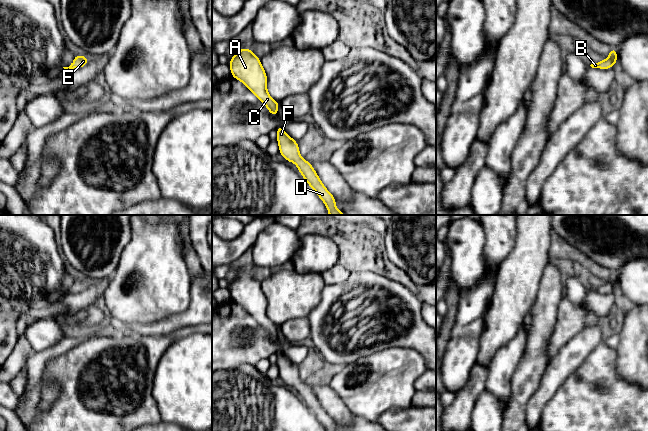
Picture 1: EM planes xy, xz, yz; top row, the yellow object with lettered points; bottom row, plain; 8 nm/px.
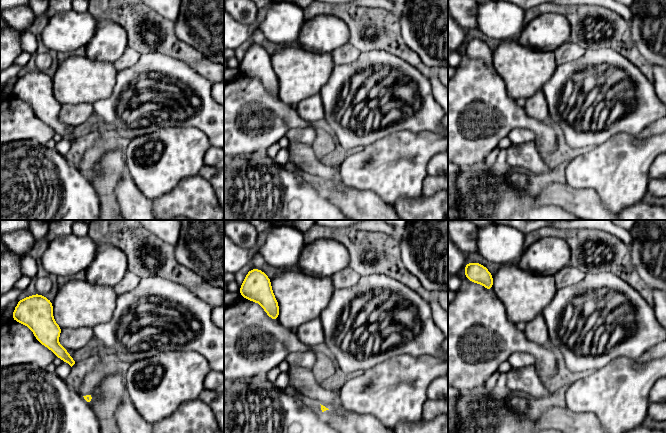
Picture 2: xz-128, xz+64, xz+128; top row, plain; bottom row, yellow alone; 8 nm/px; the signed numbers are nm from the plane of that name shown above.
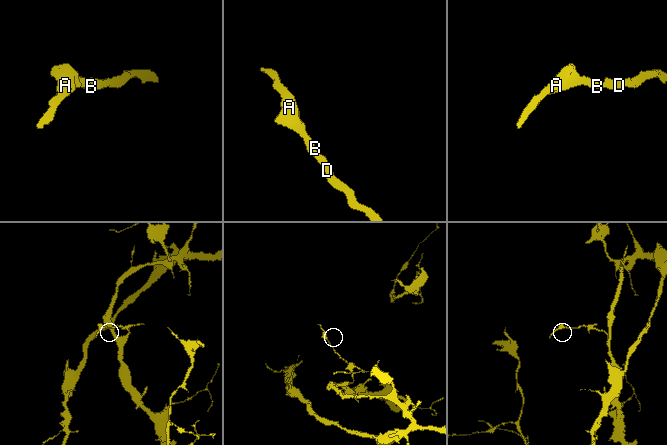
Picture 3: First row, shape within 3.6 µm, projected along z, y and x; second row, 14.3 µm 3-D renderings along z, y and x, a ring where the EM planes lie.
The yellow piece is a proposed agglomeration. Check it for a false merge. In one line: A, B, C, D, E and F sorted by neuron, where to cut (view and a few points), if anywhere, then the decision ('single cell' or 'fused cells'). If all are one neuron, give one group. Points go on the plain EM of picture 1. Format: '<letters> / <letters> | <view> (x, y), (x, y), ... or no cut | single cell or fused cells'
A B C D E F | no cut | single cell

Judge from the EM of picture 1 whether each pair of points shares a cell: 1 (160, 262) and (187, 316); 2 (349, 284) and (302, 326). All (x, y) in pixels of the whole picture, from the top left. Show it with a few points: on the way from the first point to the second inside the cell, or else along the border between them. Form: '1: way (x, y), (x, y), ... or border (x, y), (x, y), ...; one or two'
1: border (190, 288), (190, 304), (183, 311), (162, 319); two
2: border (306, 317), (309, 323), (310, 336); two

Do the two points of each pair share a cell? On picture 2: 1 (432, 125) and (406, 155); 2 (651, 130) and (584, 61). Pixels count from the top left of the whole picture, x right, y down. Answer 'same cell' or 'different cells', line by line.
1: different cells
2: different cells

